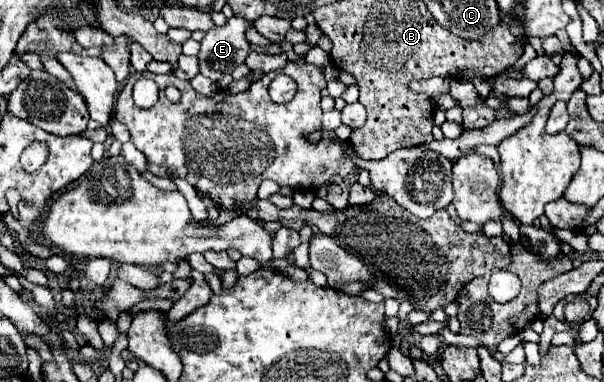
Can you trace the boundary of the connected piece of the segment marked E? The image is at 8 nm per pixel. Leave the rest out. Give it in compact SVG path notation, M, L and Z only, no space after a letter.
M234 16L222 28L212 28L202 38L202 48L198 52L200 74L218 82L224 74L230 74L238 64L244 64L246 56L252 52L246 40L246 28L252 22Z

